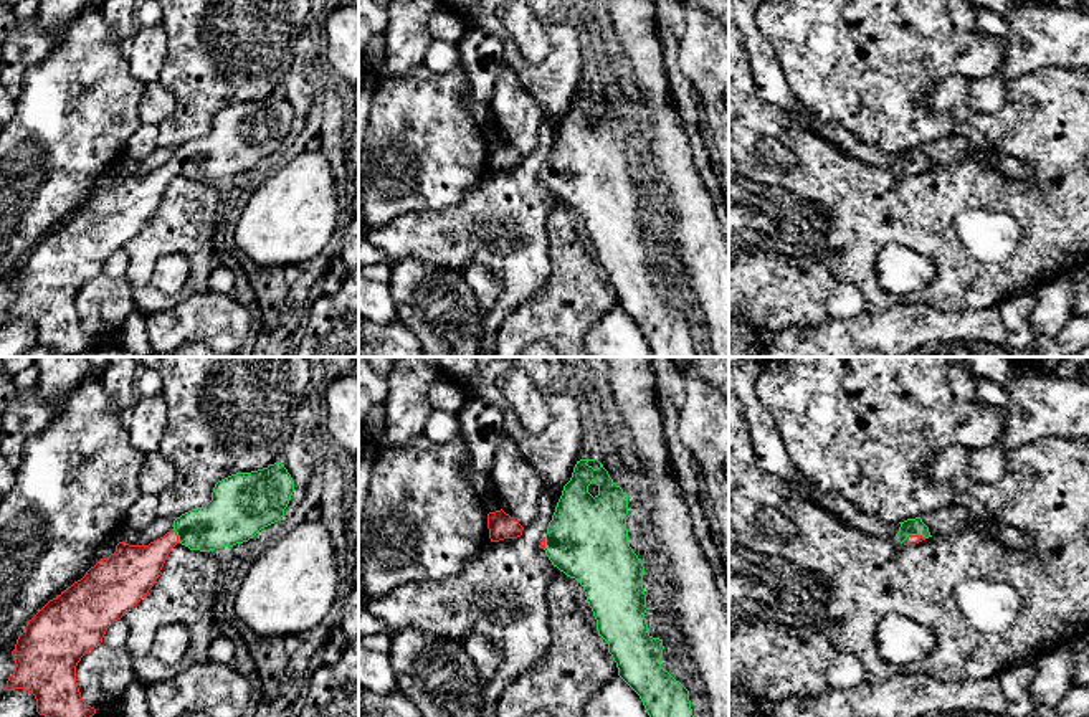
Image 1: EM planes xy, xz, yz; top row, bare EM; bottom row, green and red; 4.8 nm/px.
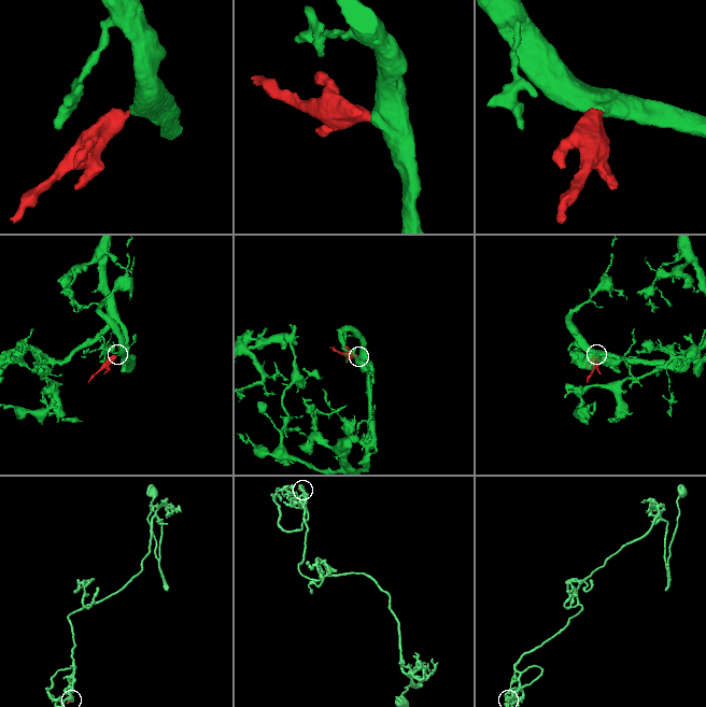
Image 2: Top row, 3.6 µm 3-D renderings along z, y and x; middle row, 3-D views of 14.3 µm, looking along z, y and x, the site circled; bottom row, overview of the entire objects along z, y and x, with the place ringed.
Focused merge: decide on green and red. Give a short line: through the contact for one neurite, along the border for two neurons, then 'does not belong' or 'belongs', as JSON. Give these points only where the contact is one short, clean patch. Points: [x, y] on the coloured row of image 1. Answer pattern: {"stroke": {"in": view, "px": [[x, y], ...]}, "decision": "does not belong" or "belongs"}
{"stroke": {"in": "xy", "px": [[225, 521], [177, 534], [137, 567]]}, "decision": "belongs"}

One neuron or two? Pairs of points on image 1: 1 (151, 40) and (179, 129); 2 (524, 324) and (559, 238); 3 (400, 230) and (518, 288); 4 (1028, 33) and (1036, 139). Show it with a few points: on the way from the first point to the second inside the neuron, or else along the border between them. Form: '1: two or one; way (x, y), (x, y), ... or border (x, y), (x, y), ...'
1: two; border (166, 32), (166, 58), (157, 78)
2: one; way (546, 303), (561, 288), (561, 260)
3: one; way (432, 237), (450, 250), (478, 246), (494, 258)
4: two; border (1071, 70), (1036, 66), (1010, 80)

